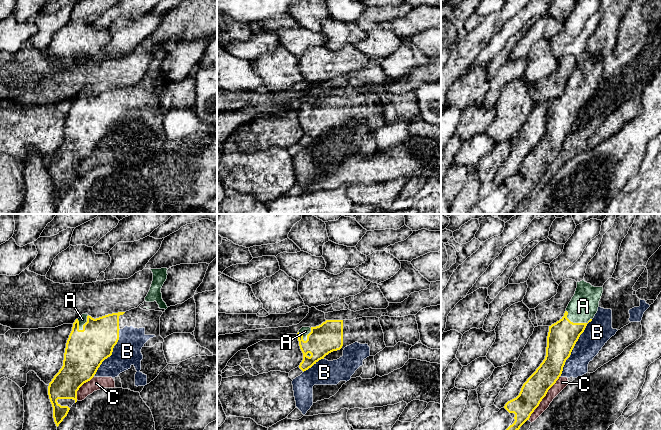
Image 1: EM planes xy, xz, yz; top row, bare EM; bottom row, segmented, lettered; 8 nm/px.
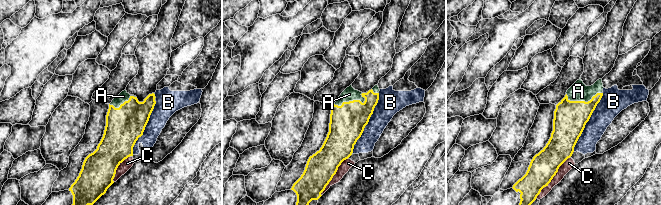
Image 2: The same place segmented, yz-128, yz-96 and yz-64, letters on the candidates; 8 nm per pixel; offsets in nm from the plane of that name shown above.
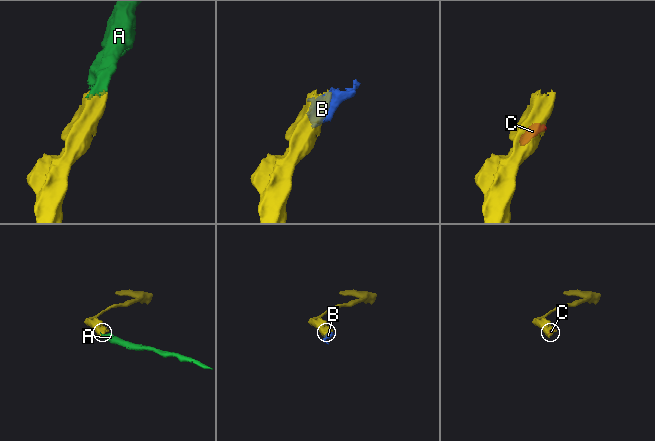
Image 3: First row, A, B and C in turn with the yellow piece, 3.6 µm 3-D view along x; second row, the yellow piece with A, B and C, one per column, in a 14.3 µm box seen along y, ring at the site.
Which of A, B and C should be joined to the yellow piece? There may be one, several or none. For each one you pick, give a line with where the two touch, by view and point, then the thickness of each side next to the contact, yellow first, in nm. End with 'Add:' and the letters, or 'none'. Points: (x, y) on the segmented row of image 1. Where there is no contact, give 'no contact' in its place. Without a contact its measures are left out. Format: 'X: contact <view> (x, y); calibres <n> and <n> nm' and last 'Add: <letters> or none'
A: contact yz (576, 323); calibres 240 and 220 nm
Add: A

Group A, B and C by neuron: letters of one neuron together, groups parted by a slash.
A / B C

